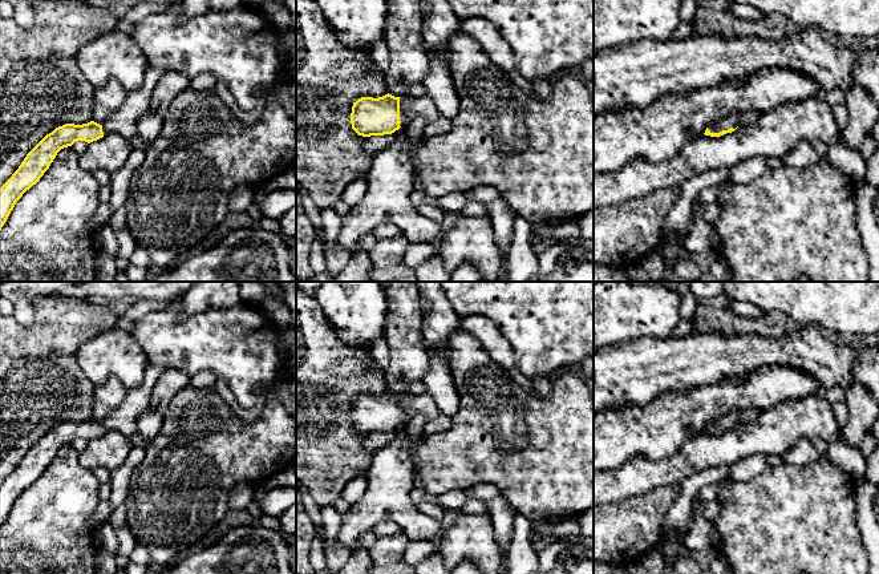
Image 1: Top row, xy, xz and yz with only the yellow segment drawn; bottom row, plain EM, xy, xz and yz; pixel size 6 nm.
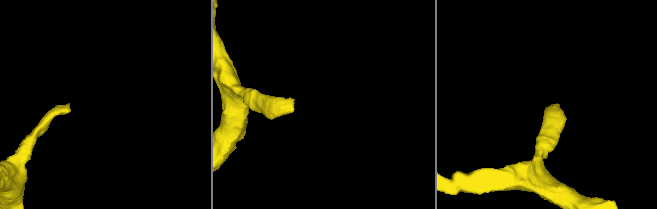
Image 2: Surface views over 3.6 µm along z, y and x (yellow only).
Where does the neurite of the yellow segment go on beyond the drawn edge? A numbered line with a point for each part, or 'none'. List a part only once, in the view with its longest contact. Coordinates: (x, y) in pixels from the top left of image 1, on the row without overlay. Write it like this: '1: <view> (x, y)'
1: yz (725, 420)

